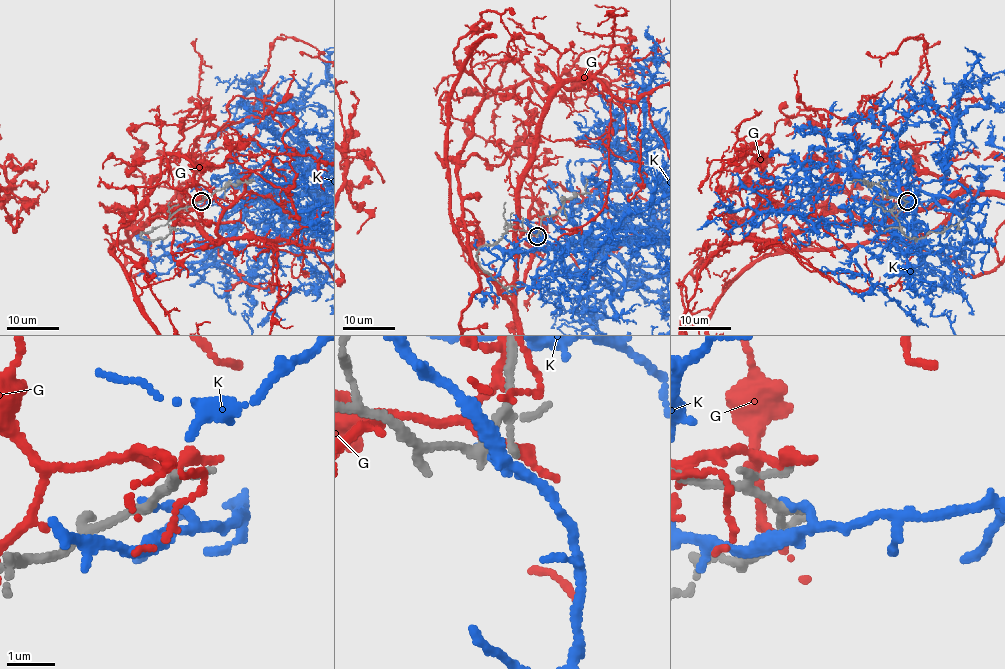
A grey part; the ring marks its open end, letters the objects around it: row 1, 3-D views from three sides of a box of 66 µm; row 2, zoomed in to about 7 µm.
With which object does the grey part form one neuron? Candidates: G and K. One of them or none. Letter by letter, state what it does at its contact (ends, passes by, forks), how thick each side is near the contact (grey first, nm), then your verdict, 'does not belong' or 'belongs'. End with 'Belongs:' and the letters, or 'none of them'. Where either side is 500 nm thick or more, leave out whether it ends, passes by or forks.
G: it ends there; 120 nm thick on the grey side, 280 nm on the other; does not belong
K: it ends there; 180 nm thick on the grey side, 110 nm on the other; does not belong
Belongs: none of them

